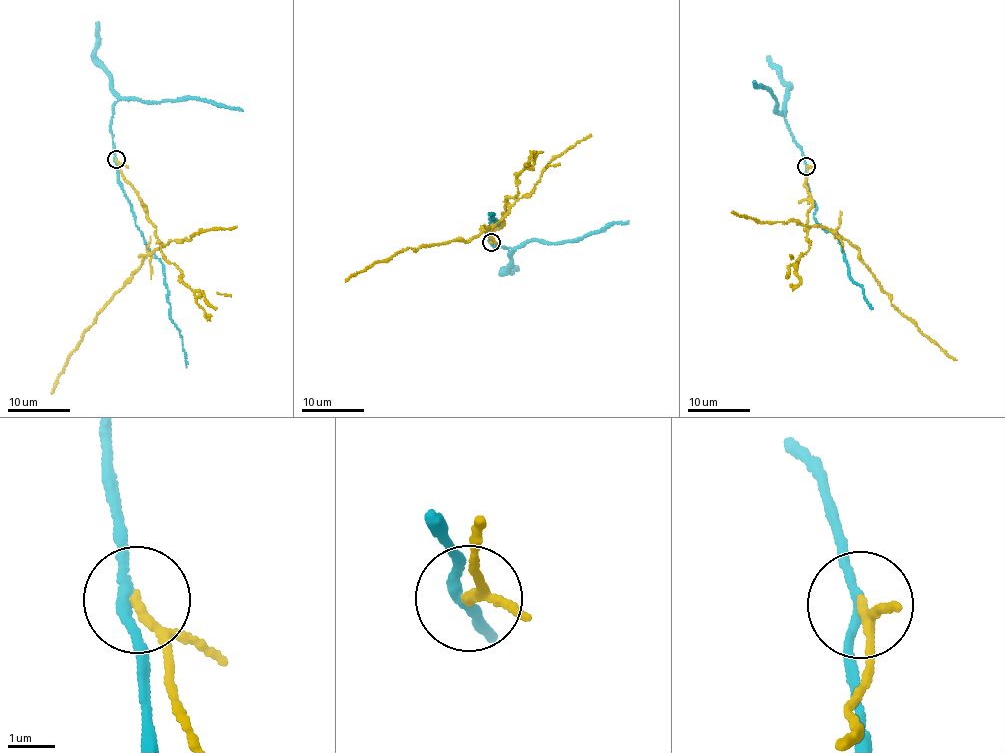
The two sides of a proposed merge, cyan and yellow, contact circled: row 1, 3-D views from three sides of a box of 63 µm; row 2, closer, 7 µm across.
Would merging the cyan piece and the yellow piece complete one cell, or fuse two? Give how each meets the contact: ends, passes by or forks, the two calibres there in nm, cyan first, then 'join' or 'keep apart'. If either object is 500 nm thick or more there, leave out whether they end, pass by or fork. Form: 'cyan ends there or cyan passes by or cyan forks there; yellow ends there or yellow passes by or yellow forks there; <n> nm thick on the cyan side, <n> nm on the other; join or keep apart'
cyan passes by; yellow passes by; 180 nm thick on the cyan side, 140 nm on the other; keep apart

